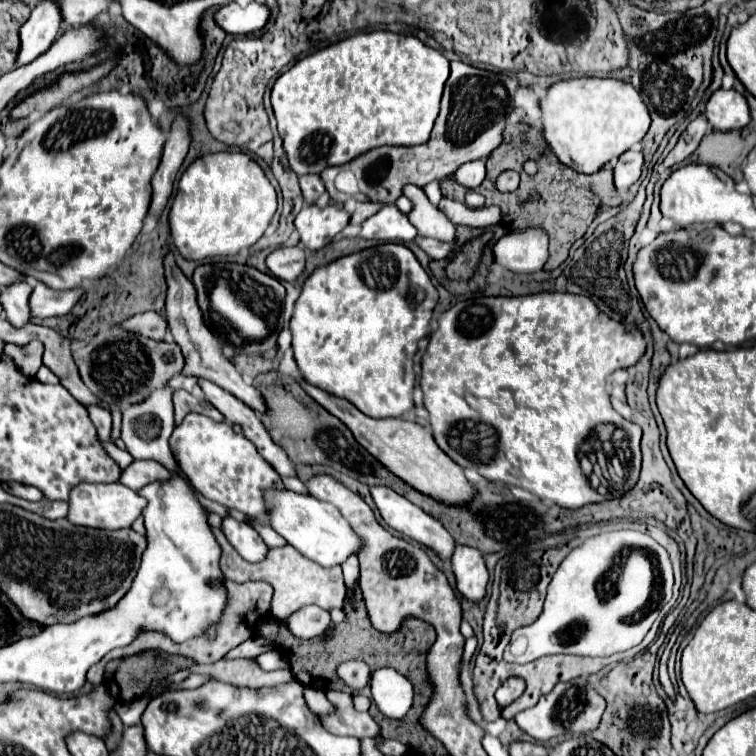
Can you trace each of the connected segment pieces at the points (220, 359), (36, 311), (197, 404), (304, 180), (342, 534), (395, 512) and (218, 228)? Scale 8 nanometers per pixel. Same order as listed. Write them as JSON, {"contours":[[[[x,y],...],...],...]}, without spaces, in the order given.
{"contours":[[[[168,251],[166,257],[164,257],[164,271],[166,271],[166,285],[168,285],[166,317],[168,317],[168,323],[172,327],[174,341],[180,345],[182,355],[184,355],[184,361],[186,361],[182,373],[194,375],[194,377],[202,377],[202,379],[208,379],[208,381],[214,381],[216,385],[220,385],[222,389],[230,391],[240,401],[244,401],[246,405],[250,405],[254,411],[262,413],[264,411],[262,395],[252,385],[246,385],[244,379],[242,379],[242,375],[238,373],[238,369],[224,357],[218,341],[214,339],[214,335],[210,333],[210,329],[202,321],[202,313],[198,309],[198,303],[196,303],[196,291],[194,291],[190,279],[178,269],[172,251]]],[[[38,281],[32,291],[32,297],[30,297],[32,315],[38,319],[62,317],[62,315],[70,313],[70,309],[80,301],[82,295],[84,295],[84,289],[56,291],[52,287],[46,287],[46,283]]],[[[174,391],[172,395],[172,403],[174,403],[174,419],[176,419],[176,425],[188,415],[188,413],[202,413],[214,421],[222,421],[222,413],[210,405],[206,399],[202,399],[200,395],[192,395],[188,391]]],[[[302,175],[300,177],[300,187],[304,193],[304,199],[308,203],[316,203],[316,199],[324,193],[324,183],[320,175]]],[[[268,489],[264,491],[264,499],[268,511],[268,525],[314,563],[322,567],[342,565],[348,555],[360,551],[360,537],[350,529],[348,521],[340,515],[340,511],[336,511],[334,505],[318,501],[312,495],[294,493],[288,489]]],[[[370,487],[370,493],[382,519],[392,529],[404,533],[418,543],[424,543],[426,547],[432,547],[444,561],[450,561],[454,539],[438,519],[408,503],[408,499],[396,495],[396,491],[392,491],[390,487]]],[[[224,151],[198,157],[180,177],[178,193],[170,209],[174,247],[190,261],[236,255],[240,249],[252,247],[264,235],[274,213],[276,189],[250,155]]]]}

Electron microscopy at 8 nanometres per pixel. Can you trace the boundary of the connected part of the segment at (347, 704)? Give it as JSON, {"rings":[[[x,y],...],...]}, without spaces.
{"rings":[[[328,691],[328,701],[334,705],[334,711],[318,715],[326,731],[334,735],[352,735],[358,739],[378,735],[378,723],[368,713],[358,713],[352,707],[352,695]]]}

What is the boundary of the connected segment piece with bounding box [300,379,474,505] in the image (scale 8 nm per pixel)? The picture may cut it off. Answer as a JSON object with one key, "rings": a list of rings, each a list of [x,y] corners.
{"rings":[[[300,379],[300,385],[314,401],[318,401],[326,411],[330,411],[334,417],[338,417],[354,433],[356,441],[370,455],[374,455],[384,467],[388,467],[394,475],[404,479],[414,489],[426,493],[426,495],[432,495],[438,501],[452,503],[452,505],[466,503],[472,499],[474,487],[464,477],[464,471],[444,451],[440,451],[440,447],[434,443],[432,433],[428,433],[422,425],[400,419],[400,417],[372,419],[372,417],[364,415],[358,407],[354,407],[350,401],[334,397],[322,389],[316,389],[310,383],[306,383],[304,379]]]}

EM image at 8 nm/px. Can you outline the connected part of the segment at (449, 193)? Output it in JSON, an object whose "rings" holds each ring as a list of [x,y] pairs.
{"rings":[[[444,177],[442,183],[440,183],[440,191],[442,191],[442,197],[448,197],[448,199],[460,199],[462,201],[462,195],[466,193],[466,189],[462,189],[454,179],[450,177]]]}

